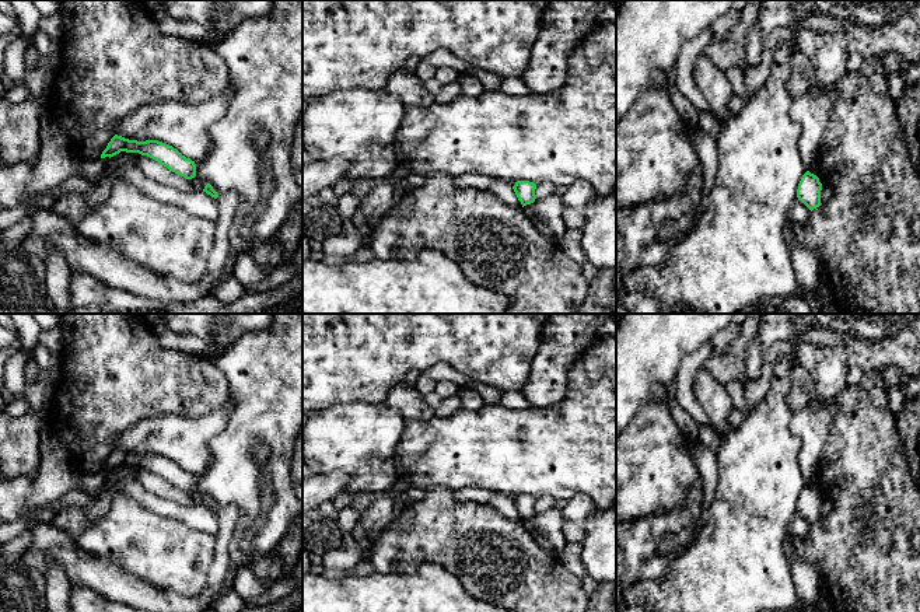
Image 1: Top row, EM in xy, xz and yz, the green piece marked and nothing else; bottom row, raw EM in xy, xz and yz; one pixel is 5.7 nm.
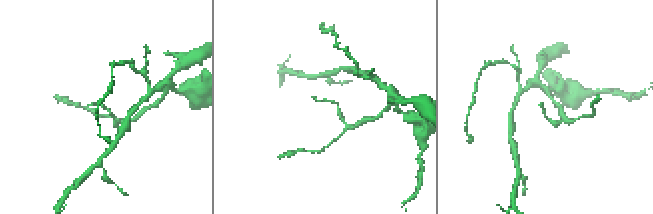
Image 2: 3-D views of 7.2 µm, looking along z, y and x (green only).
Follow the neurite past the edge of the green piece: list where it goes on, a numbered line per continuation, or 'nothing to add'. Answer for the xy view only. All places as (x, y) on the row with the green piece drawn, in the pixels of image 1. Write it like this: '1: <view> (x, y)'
nothing to add

